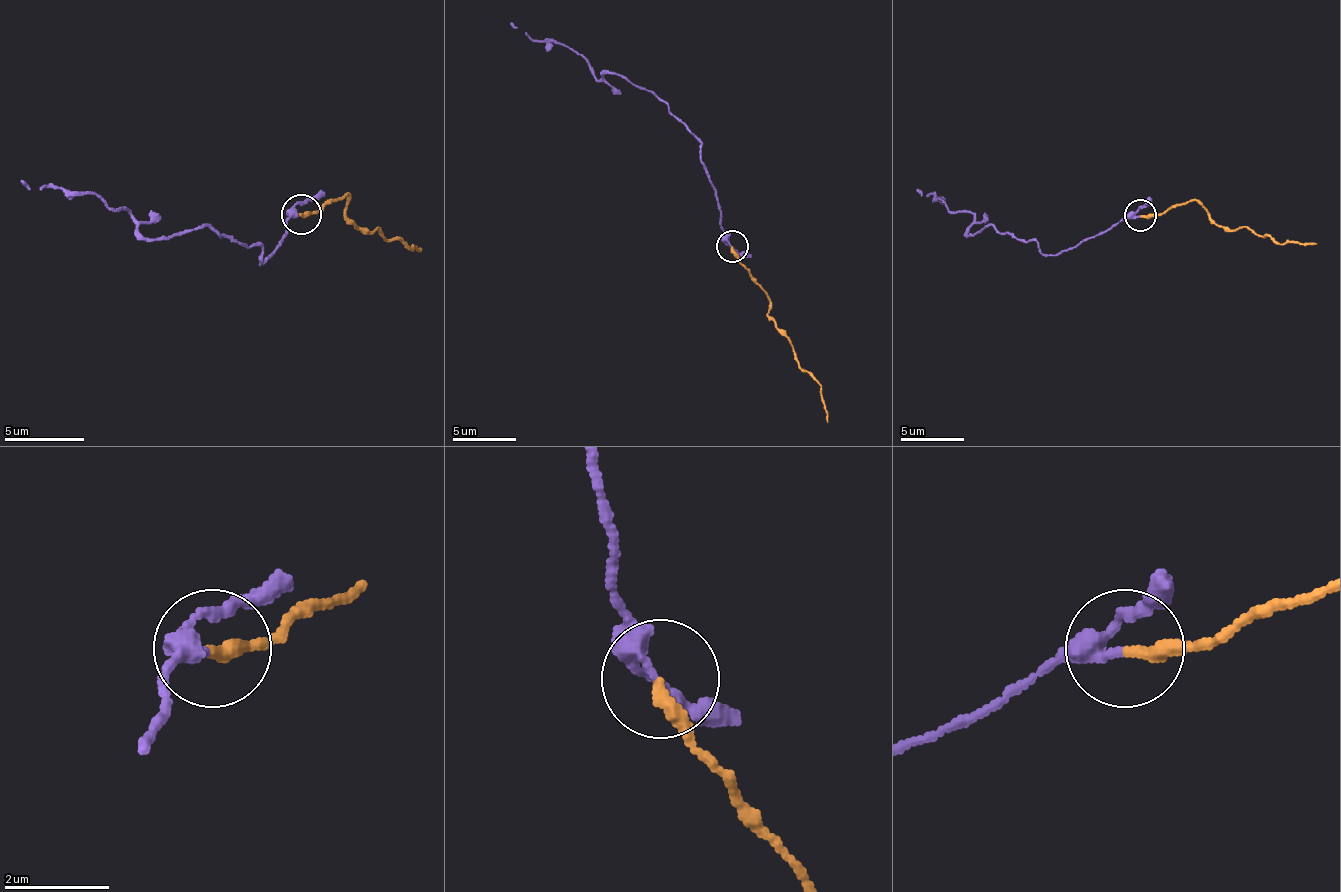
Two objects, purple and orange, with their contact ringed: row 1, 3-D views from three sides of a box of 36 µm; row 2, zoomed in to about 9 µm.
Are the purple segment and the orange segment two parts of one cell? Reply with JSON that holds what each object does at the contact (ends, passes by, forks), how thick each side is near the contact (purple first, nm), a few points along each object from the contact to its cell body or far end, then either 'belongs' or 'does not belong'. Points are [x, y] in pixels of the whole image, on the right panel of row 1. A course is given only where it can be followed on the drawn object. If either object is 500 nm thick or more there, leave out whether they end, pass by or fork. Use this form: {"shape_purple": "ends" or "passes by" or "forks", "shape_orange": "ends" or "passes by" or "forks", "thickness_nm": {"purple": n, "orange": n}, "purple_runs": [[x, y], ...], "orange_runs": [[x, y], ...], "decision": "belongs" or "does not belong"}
{"shape_purple": "passes by", "shape_orange": "ends", "thickness_nm": {"purple": 240, "orange": 260}, "purple_runs": [[1140, 215], [1127, 215], [1054, 256], [990, 224], [968, 237], [974, 218], [968, 211], [952, 211], [917, 189]], "orange_runs": [[1140, 215], [1162, 215], [1193, 202], [1225, 227], [1254, 230], [1279, 243], [1317, 243]], "decision": "belongs"}

